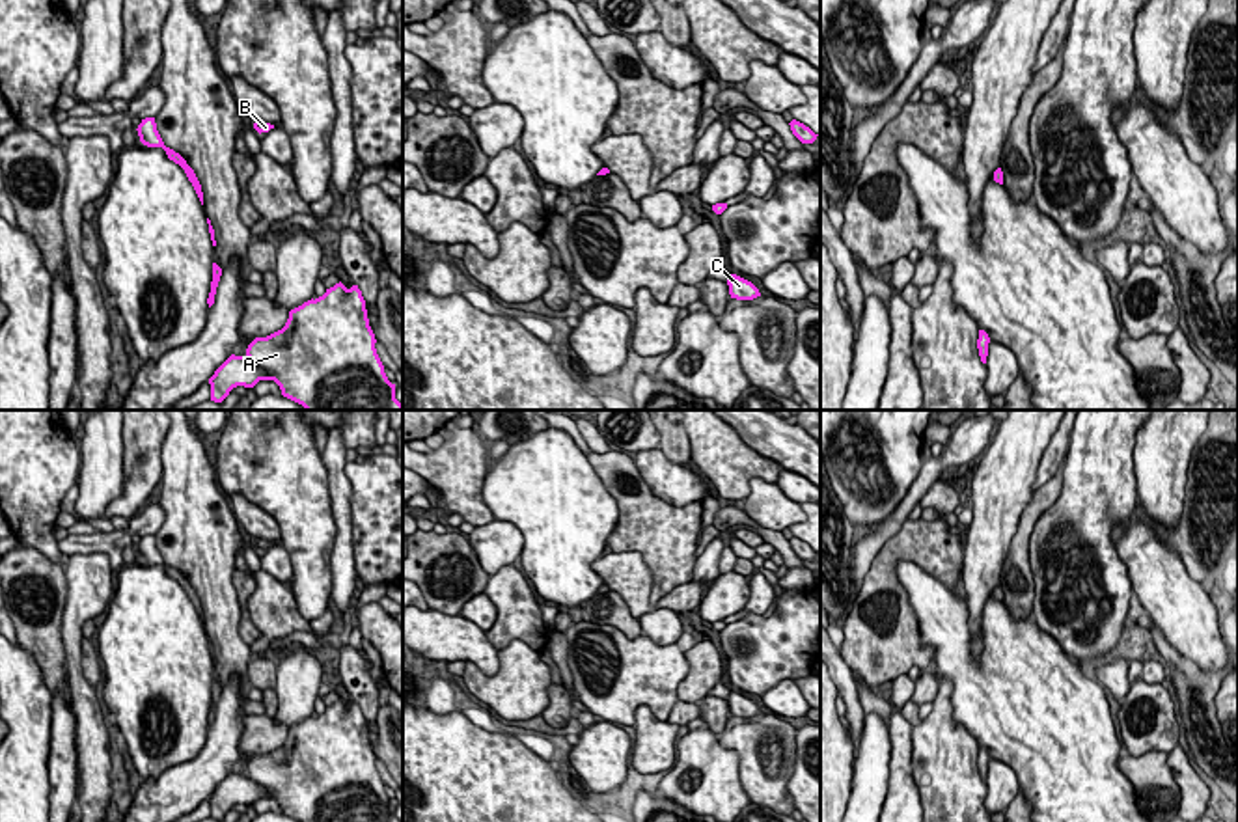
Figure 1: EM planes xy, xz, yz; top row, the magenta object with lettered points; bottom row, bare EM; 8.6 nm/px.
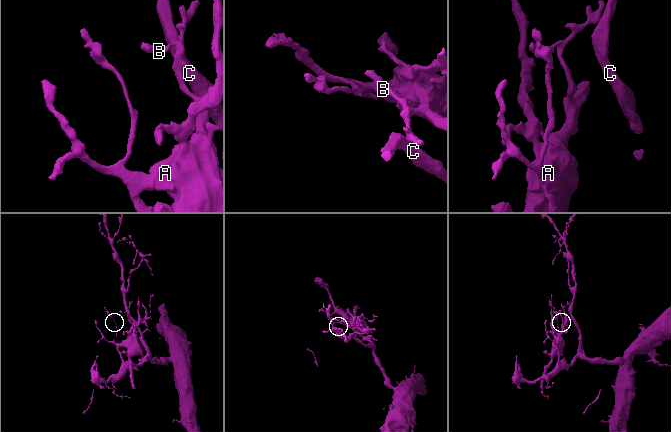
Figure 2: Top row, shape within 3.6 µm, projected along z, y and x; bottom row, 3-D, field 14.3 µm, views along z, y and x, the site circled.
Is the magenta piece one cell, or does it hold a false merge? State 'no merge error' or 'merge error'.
merge error

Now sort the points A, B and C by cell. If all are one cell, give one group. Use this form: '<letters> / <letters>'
A B / C

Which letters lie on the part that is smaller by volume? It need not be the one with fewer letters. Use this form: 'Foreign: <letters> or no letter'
Foreign: A, B

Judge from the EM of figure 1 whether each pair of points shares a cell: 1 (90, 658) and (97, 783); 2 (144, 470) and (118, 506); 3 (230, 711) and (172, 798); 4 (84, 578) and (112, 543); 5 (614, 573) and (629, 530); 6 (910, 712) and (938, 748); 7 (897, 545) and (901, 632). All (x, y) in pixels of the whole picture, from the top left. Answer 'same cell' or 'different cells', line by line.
1: different cells
2: same cell
3: same cell
4: different cells
5: different cells
6: different cells
7: same cell

